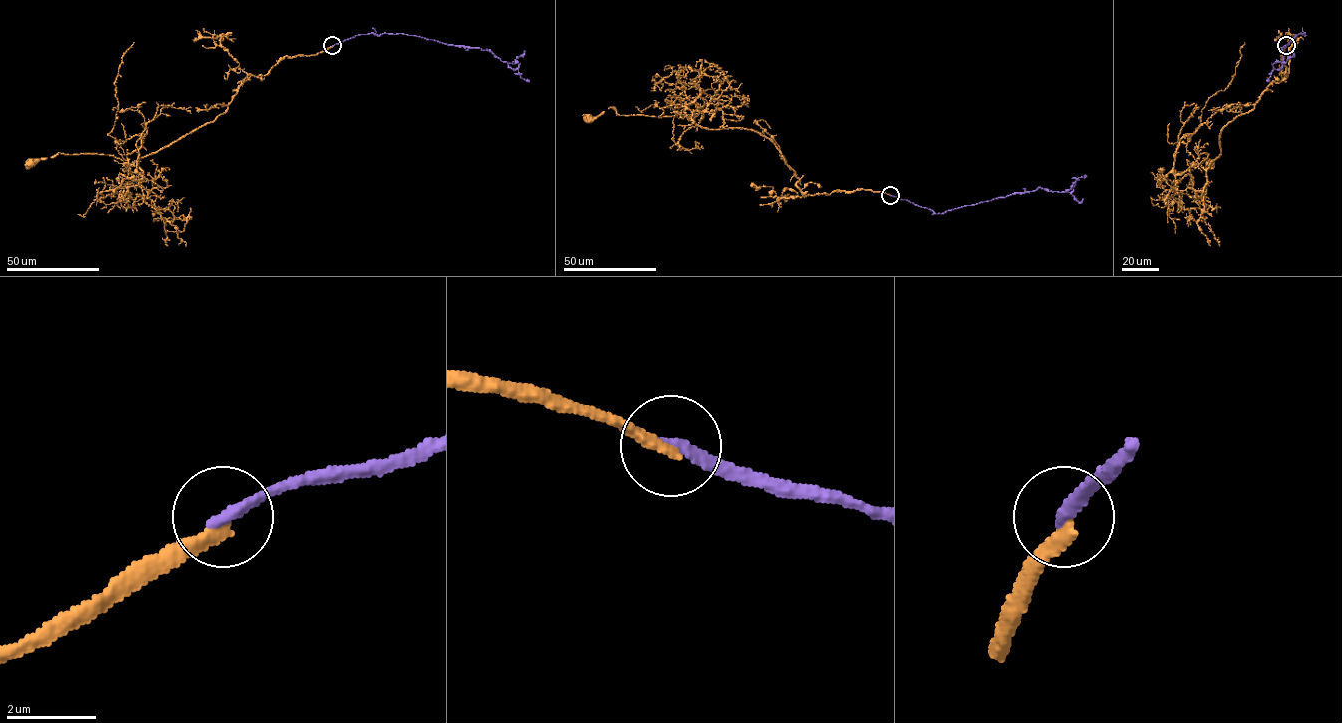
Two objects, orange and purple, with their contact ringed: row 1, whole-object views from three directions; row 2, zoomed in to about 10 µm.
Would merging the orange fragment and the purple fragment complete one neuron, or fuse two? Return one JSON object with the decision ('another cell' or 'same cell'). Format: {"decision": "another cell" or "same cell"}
{"decision": "another cell"}

